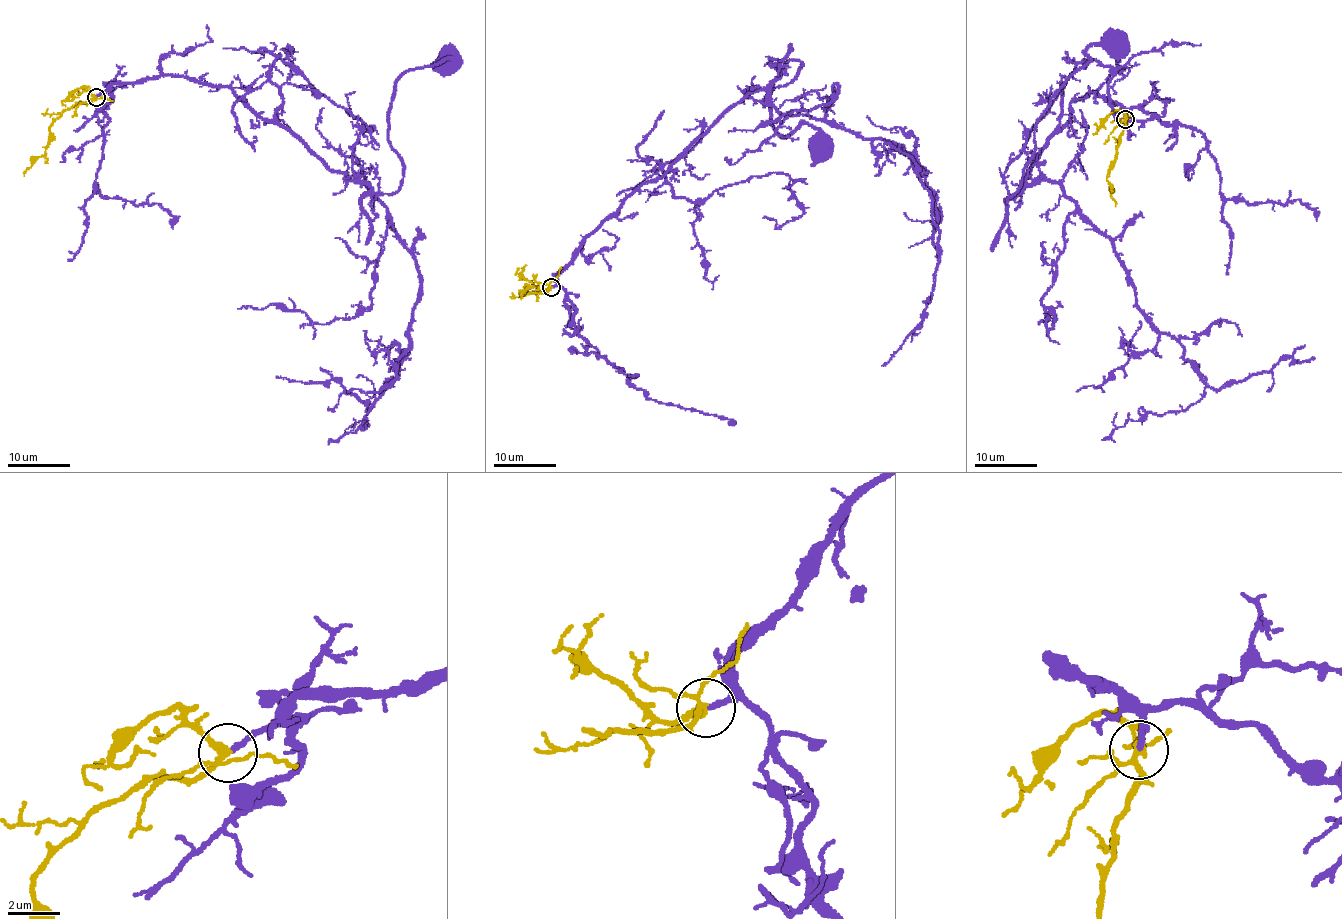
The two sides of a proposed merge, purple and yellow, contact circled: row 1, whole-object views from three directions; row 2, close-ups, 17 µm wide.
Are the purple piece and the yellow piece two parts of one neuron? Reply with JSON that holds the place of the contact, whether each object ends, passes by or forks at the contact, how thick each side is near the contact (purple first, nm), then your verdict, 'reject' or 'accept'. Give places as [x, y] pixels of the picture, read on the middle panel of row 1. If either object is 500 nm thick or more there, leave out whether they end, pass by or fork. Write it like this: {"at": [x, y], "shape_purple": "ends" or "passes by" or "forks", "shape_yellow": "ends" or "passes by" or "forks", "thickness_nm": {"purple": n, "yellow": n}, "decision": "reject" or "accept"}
{"at": [551, 287], "shape_purple": "ends", "shape_yellow": "forks", "thickness_nm": {"purple": 200, "yellow": 200}, "decision": "accept"}

